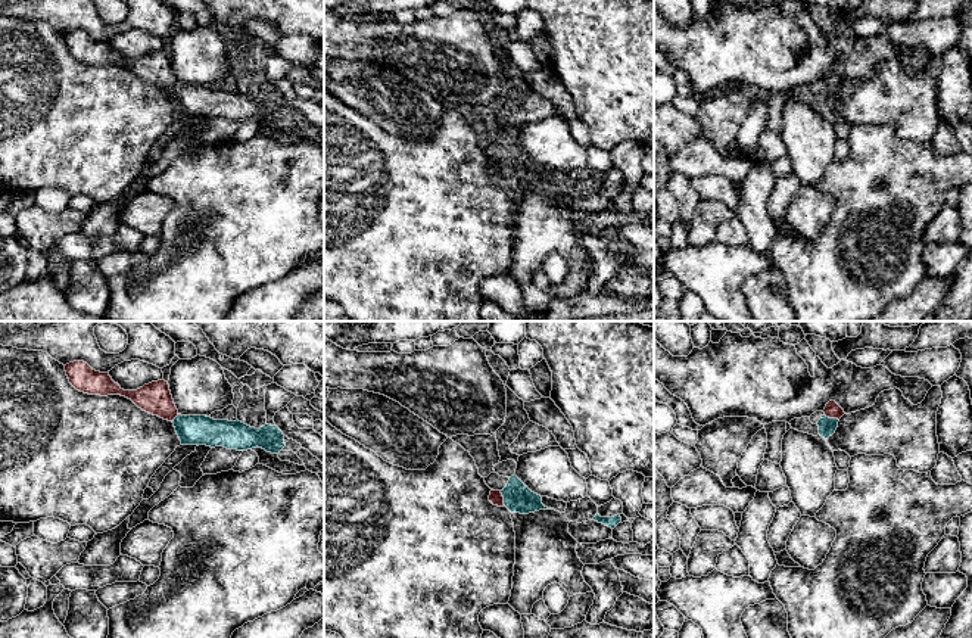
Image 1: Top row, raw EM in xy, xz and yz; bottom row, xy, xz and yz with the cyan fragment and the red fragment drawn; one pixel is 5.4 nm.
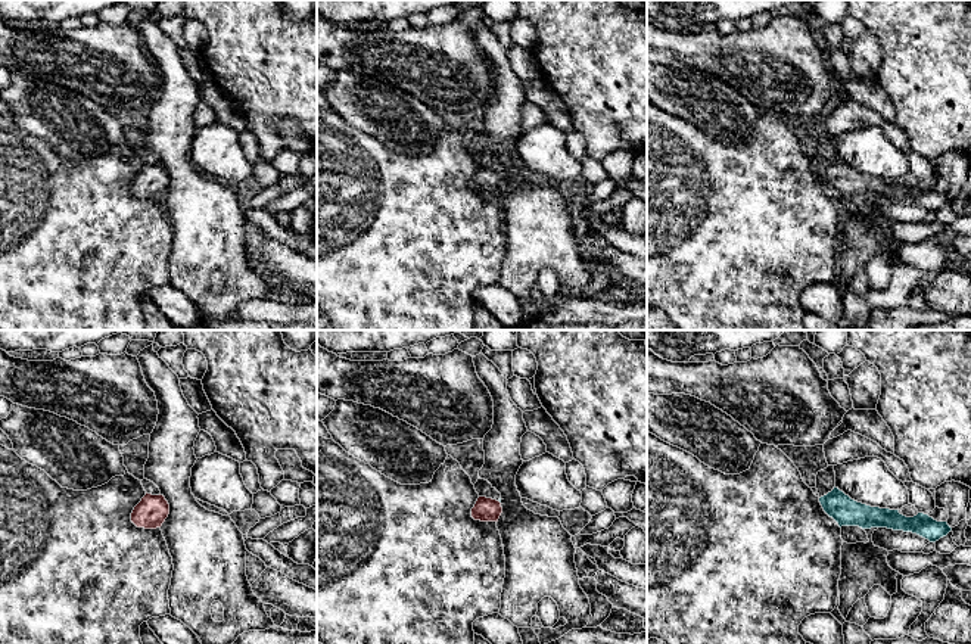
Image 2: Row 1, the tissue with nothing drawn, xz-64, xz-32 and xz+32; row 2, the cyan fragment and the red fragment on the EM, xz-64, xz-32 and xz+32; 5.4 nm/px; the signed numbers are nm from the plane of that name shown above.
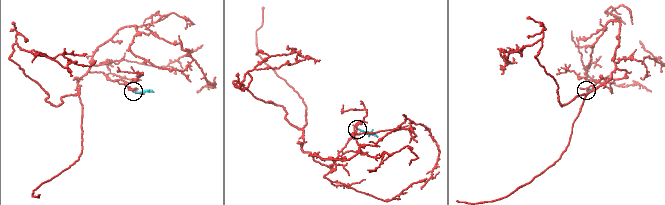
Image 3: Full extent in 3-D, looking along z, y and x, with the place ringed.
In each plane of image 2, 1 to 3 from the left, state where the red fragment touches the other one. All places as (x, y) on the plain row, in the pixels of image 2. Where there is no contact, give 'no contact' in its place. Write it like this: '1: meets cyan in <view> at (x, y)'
1: no contact
2: no contact
3: no contact

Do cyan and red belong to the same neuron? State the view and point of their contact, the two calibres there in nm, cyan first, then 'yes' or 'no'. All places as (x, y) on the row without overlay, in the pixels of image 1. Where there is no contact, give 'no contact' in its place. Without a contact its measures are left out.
xz (504, 168) | 160/70 nm | yes

